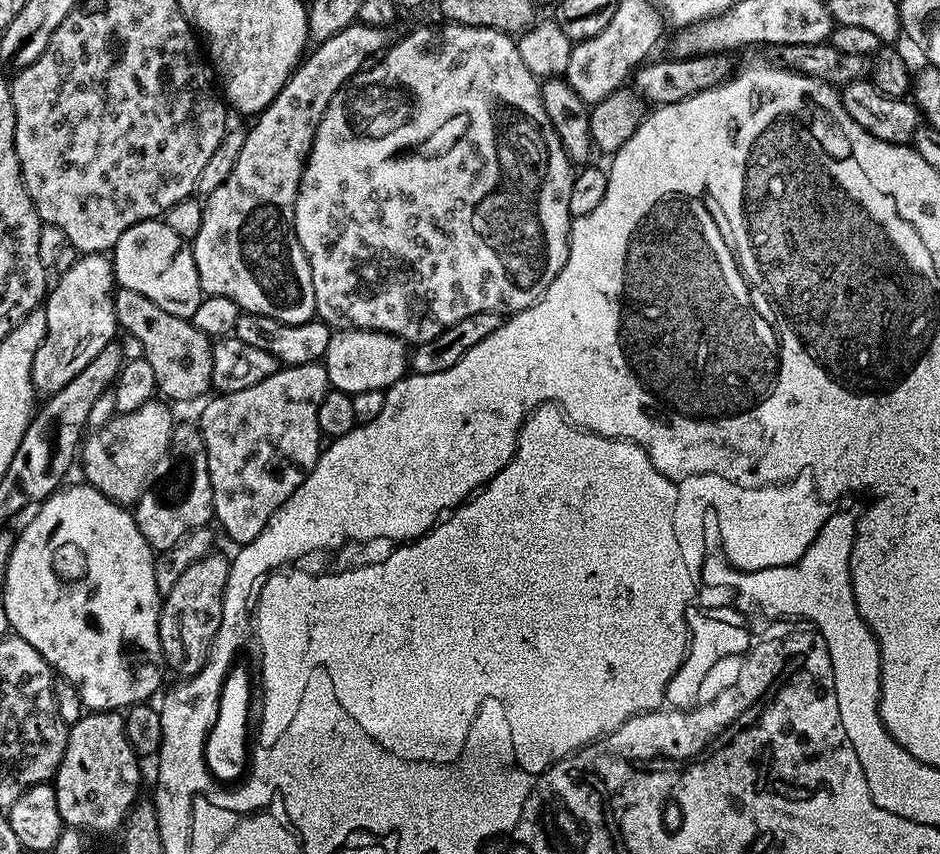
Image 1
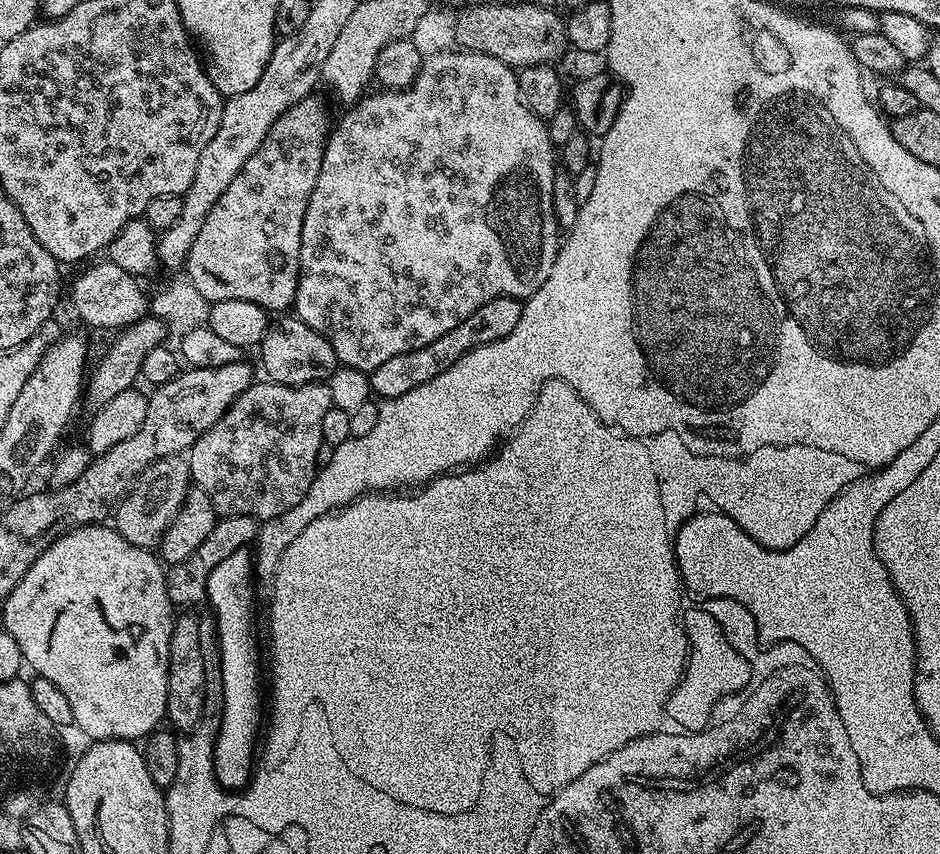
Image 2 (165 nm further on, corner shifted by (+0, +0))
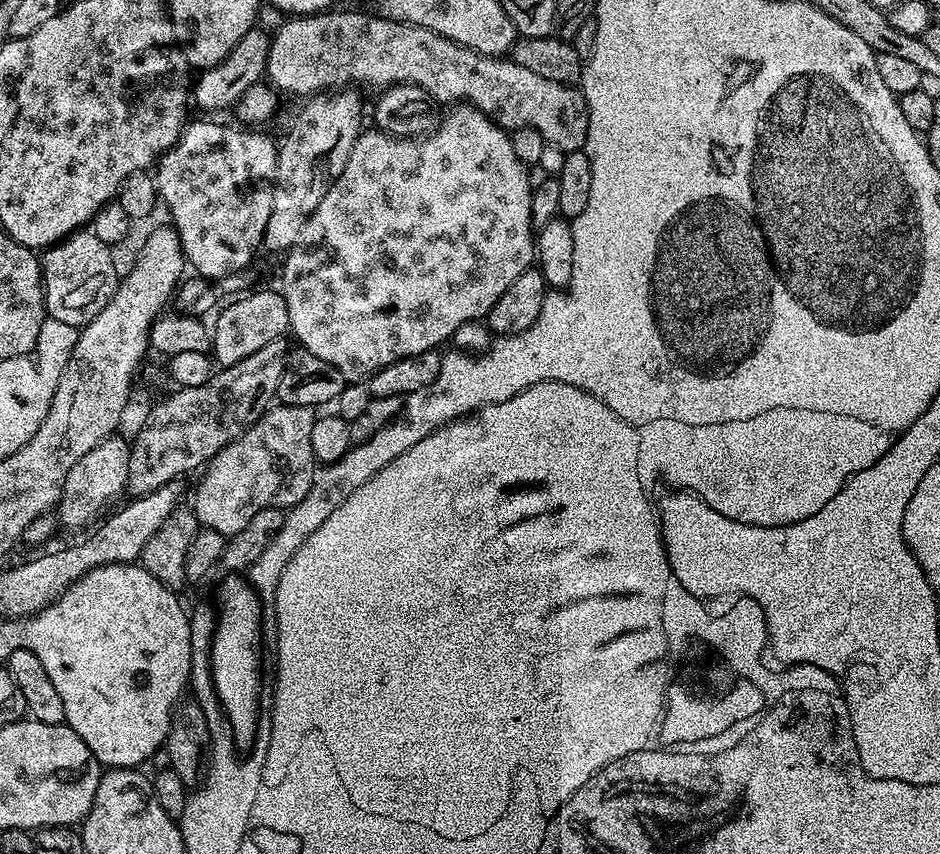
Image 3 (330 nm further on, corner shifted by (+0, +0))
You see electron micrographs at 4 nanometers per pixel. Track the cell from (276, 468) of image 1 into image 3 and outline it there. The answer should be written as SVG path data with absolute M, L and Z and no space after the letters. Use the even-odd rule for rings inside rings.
M277 403L263 412L255 422L234 442L230 442L203 469L204 477L196 488L196 497L190 507L196 514L197 525L214 530L225 538L231 538L242 530L258 514L267 508L289 509L302 502L318 475L318 461L314 458L314 446L310 446L310 434L314 431L317 413L306 406L290 406Z

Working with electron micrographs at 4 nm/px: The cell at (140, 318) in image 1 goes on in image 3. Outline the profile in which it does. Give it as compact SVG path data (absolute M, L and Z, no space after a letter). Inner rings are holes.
M91 230L73 232L59 244L43 249L39 257L40 279L44 282L44 311L51 319L79 329L89 324L116 292L118 272L112 261L113 249Z

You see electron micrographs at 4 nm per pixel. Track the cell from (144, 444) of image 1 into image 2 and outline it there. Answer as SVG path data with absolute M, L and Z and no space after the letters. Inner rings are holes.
M183 455L156 460L137 478L128 495L117 504L114 513L116 532L134 546L155 549L166 534L170 522L174 522L191 484L192 475Z

